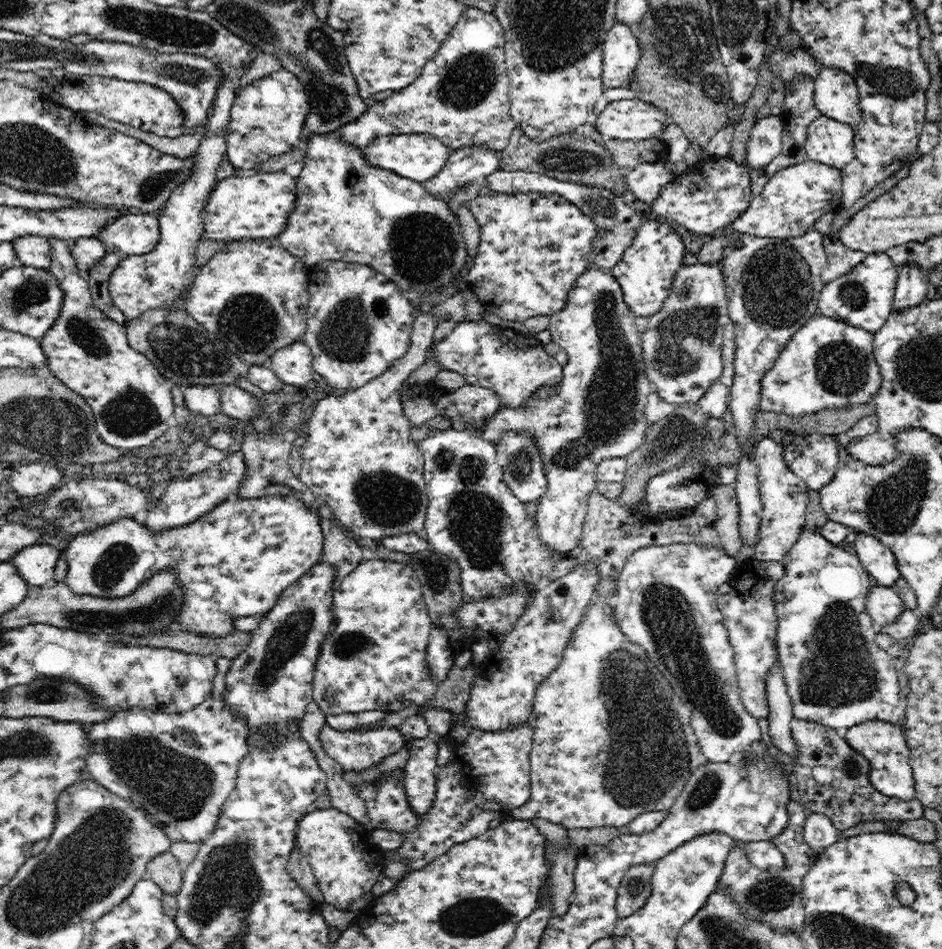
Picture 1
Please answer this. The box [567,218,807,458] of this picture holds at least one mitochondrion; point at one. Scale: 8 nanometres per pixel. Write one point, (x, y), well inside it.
(682, 336)

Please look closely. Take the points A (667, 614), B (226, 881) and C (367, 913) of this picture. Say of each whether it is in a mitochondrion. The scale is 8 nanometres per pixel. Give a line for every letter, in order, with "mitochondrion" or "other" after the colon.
A: mitochondrion
B: mitochondrion
C: other

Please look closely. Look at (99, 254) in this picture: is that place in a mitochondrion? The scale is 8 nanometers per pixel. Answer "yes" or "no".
no

